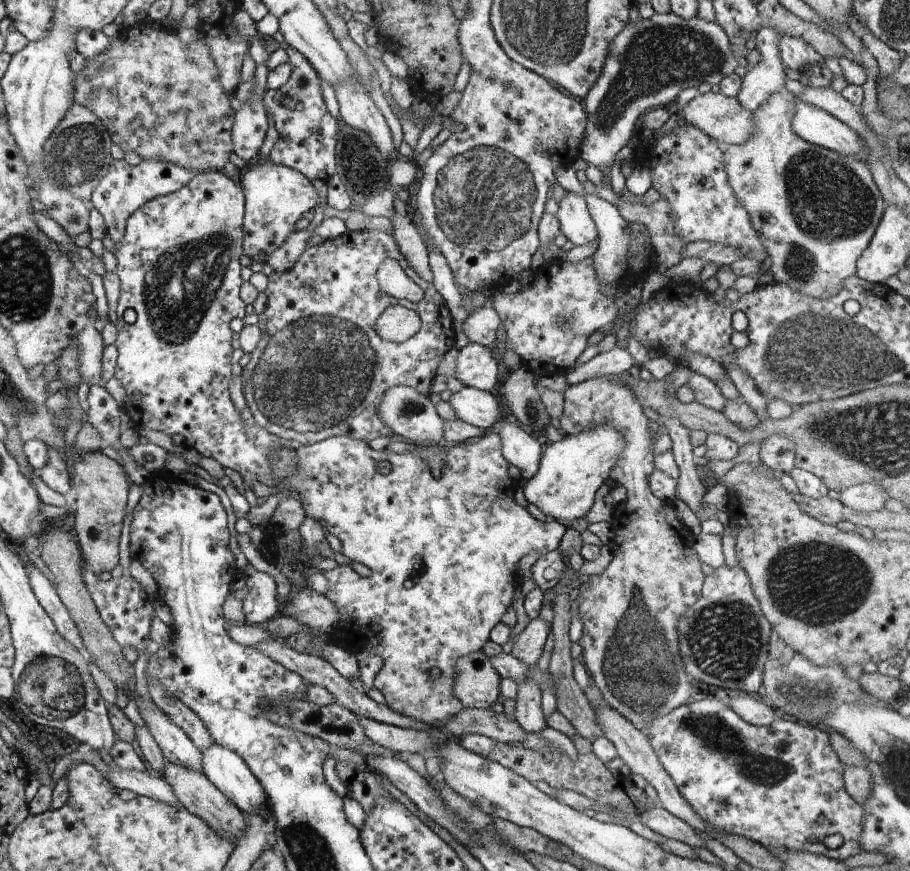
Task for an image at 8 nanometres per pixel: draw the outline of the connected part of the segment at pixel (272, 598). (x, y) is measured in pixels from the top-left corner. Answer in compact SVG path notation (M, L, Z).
M257 571L254 576L245 576L244 579L248 587L248 593L241 601L245 620L251 625L262 626L280 612L274 577Z

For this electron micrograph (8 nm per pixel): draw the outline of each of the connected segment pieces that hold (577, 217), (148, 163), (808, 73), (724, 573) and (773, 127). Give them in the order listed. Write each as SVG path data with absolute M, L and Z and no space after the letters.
M566 191L562 200L559 200L556 215L560 233L573 242L574 246L584 246L598 238L597 226L590 216L584 195Z
M113 159L109 173L94 189L91 200L102 214L107 226L108 237L119 243L125 233L128 217L143 204L159 196L179 191L195 174L174 163L161 160L142 159L136 166L131 166L124 159Z
M796 35L779 38L778 54L781 67L787 78L798 80L803 86L827 87L834 74L826 67L824 57Z
M722 565L720 568L713 569L712 574L705 577L700 596L698 600L684 613L684 616L677 623L677 630L680 630L680 654L682 654L682 660L685 666L685 671L696 678L696 680L702 680L702 682L708 682L708 684L714 684L714 686L722 686L730 693L734 693L738 690L743 690L744 693L757 694L760 692L763 686L763 670L768 662L769 656L769 640L772 634L771 624L768 622L767 616L761 609L761 604L753 591L750 579L746 574L746 571L740 566L734 566L732 568L727 565Z
M784 87L773 92L762 104L751 111L753 120L753 129L748 137L741 145L727 145L723 147L724 168L727 172L728 182L740 201L740 204L749 214L754 230L761 238L765 251L770 256L770 271L773 280L777 283L787 284L790 288L796 289L798 292L814 297L821 302L827 302L832 296L836 296L842 288L844 288L845 280L857 272L857 260L862 251L868 246L870 239L874 236L876 227L880 222L883 210L888 205L884 200L878 185L875 183L873 174L869 166L863 162L856 160L854 157L847 157L839 152L812 144L804 140L792 126L793 111L795 110L795 100L797 98Z

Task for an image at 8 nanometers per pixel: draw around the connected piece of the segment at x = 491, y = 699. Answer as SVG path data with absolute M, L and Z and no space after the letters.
M482 650L456 659L453 695L463 707L488 709L500 701L500 681L499 672Z

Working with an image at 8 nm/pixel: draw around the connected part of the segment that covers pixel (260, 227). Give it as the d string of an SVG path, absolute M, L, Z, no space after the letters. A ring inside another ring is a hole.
M259 158L243 171L240 184L245 196L245 215L243 220L243 254L254 262L266 263L268 255L273 253L286 239L289 232L295 231L294 223L301 217L310 215L316 204L325 204L326 198L320 198L317 188L308 178L297 170L276 165L272 161Z

